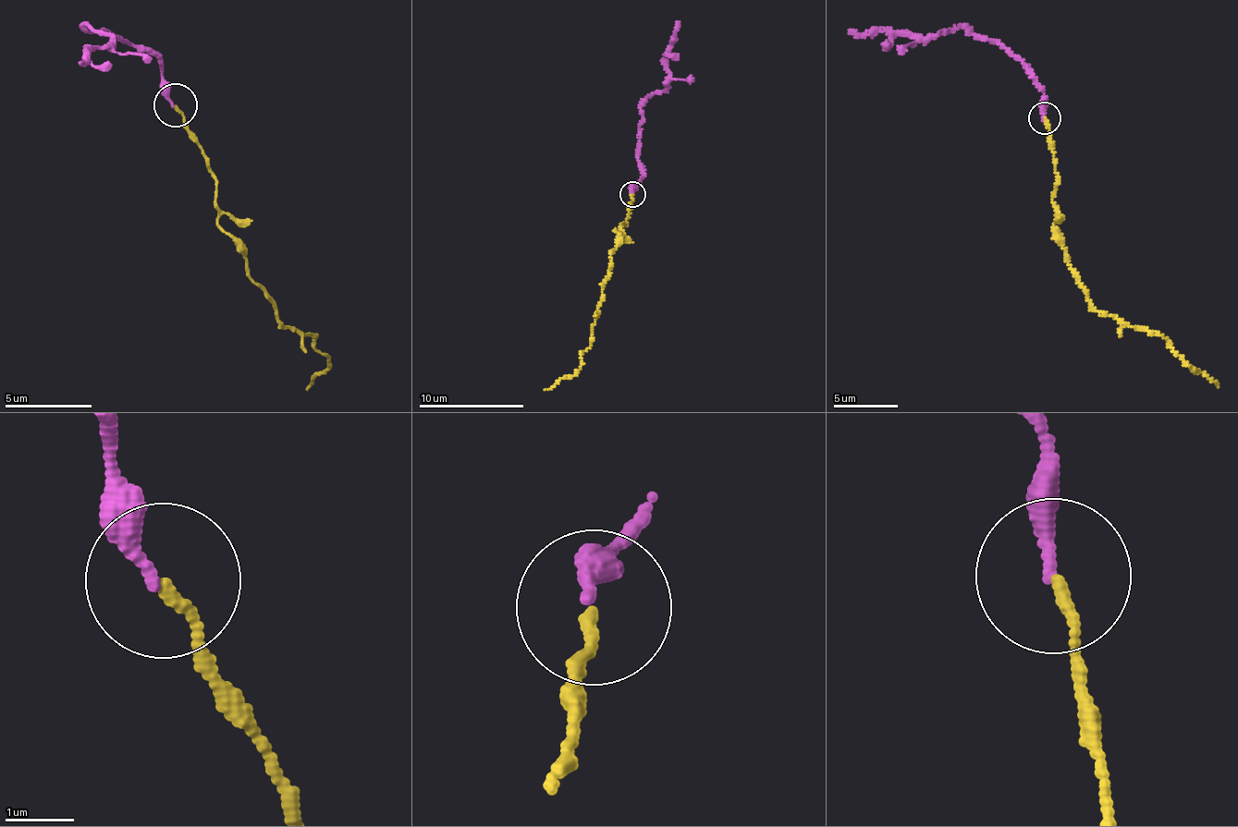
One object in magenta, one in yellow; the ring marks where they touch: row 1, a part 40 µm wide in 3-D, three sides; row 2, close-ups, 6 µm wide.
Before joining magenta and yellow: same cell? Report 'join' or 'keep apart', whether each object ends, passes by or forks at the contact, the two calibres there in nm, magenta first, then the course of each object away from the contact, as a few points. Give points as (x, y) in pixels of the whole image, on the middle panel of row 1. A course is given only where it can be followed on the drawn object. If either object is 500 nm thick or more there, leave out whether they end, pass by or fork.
keep apart; magenta ends; yellow ends; calibres 200 and 140 nm; course magenta (633, 192), (642, 176), (638, 132), (642, 102), (666, 89), (668, 75), (668, 46), (680, 21); course yellow (633, 195), (627, 223), (620, 224), (614, 249), (609, 251), (591, 343), (583, 351), (578, 370), (545, 390)

